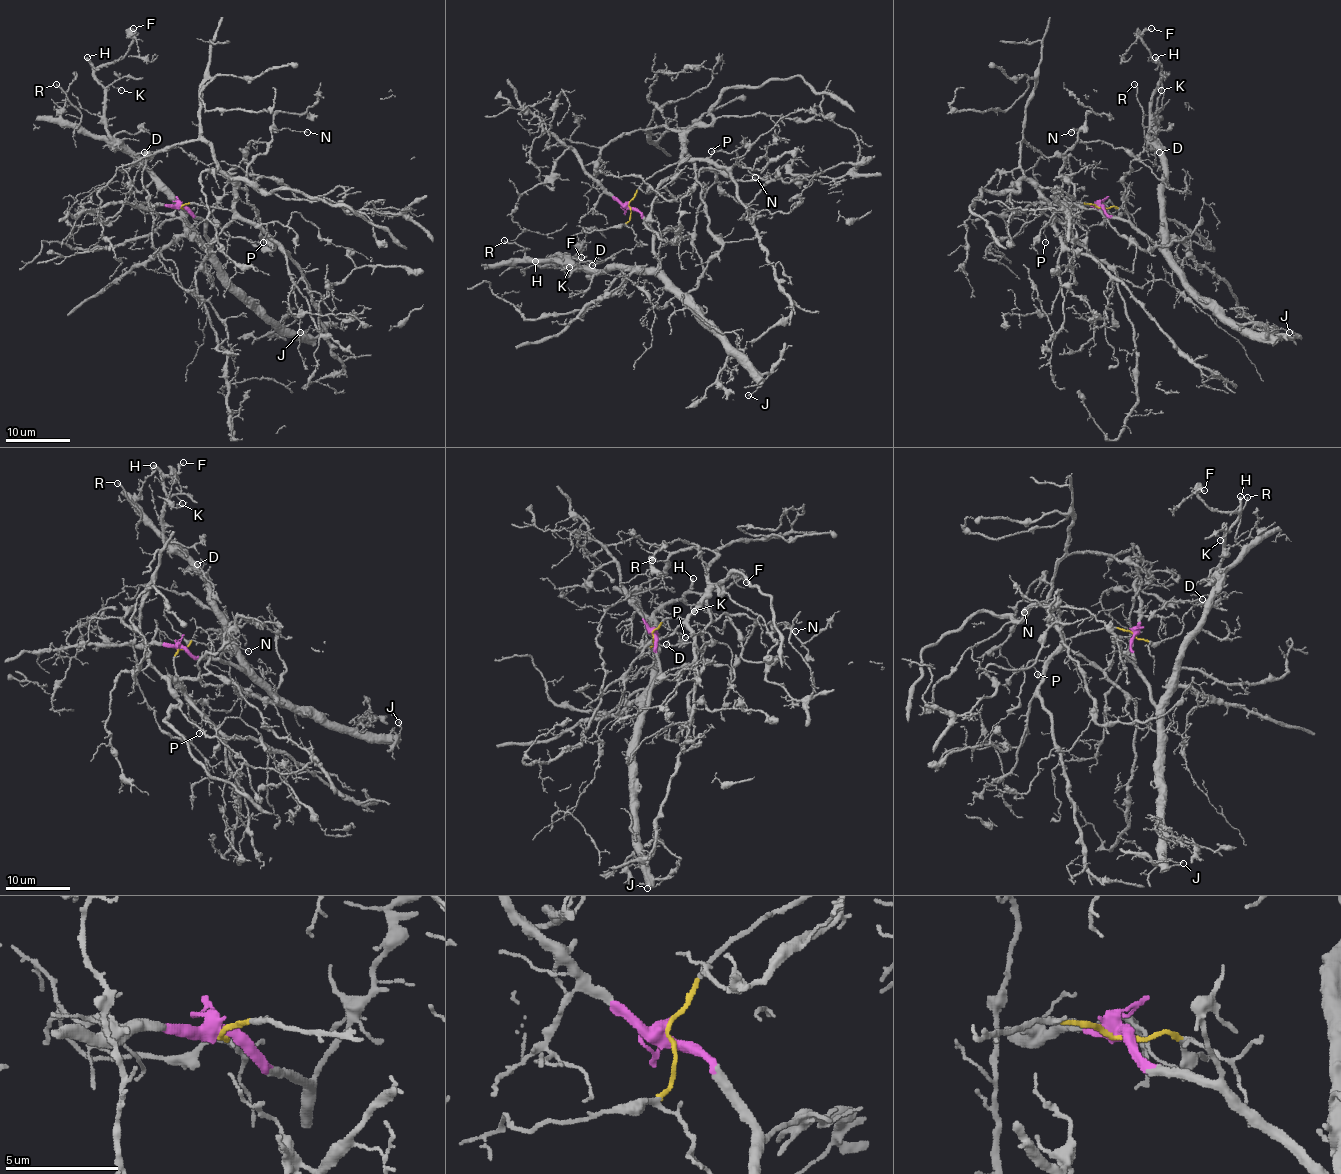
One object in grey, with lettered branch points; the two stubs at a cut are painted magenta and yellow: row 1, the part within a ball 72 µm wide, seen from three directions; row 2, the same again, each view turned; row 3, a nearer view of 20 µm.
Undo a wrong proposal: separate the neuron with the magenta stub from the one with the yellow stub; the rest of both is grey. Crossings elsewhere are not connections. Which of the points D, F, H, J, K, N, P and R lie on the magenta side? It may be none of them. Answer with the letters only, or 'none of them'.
D, F, H, J, K, R

